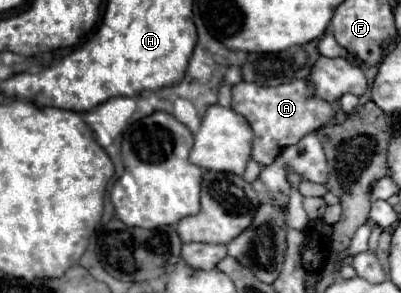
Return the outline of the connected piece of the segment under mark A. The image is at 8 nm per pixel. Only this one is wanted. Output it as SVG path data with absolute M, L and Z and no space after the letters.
M295 80L275 88L261 88L249 82L239 82L237 86L233 86L231 108L243 118L247 118L247 122L251 124L255 134L251 156L261 166L271 164L281 150L297 144L305 134L317 132L323 124L329 124L331 118L337 116L337 106L331 106L329 102L315 98L307 80Z

